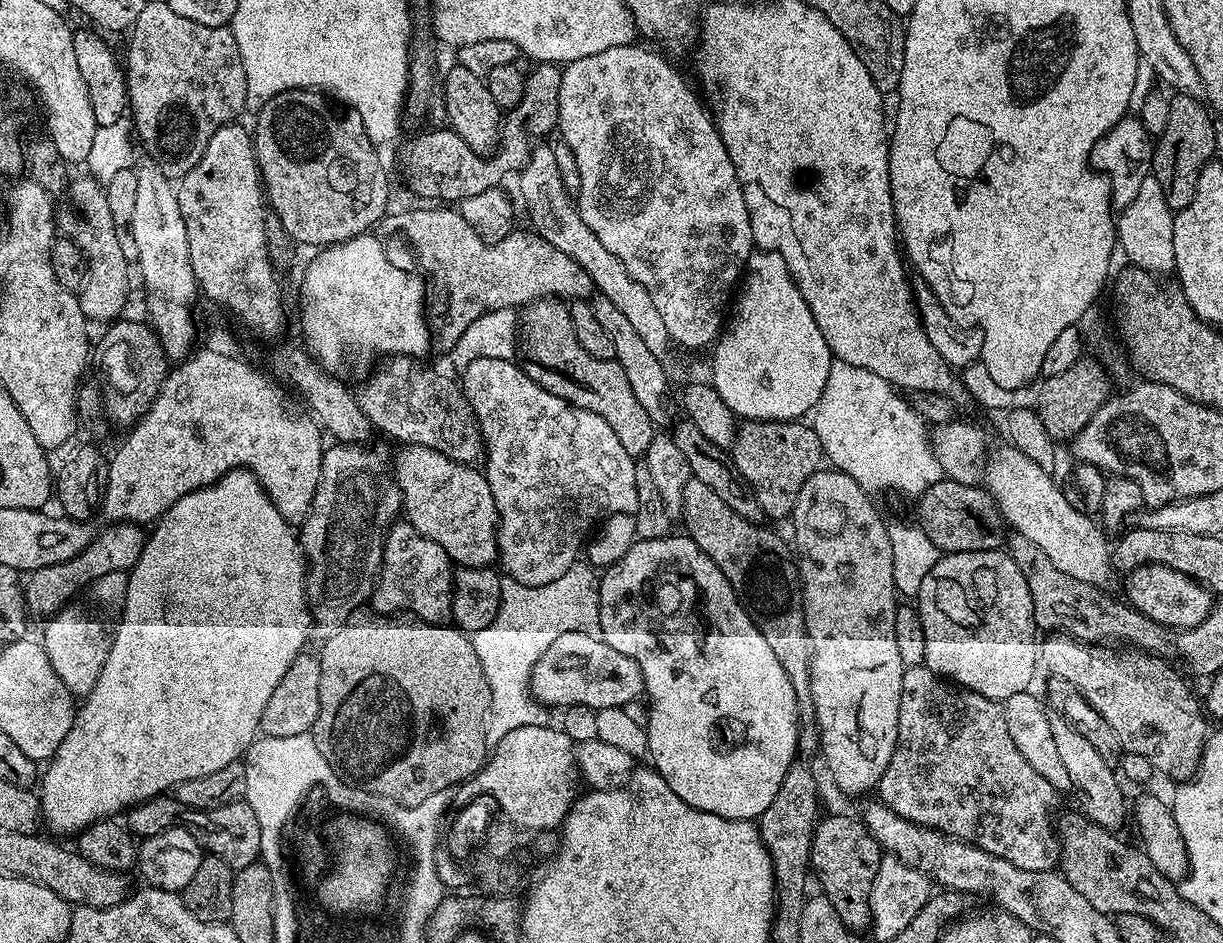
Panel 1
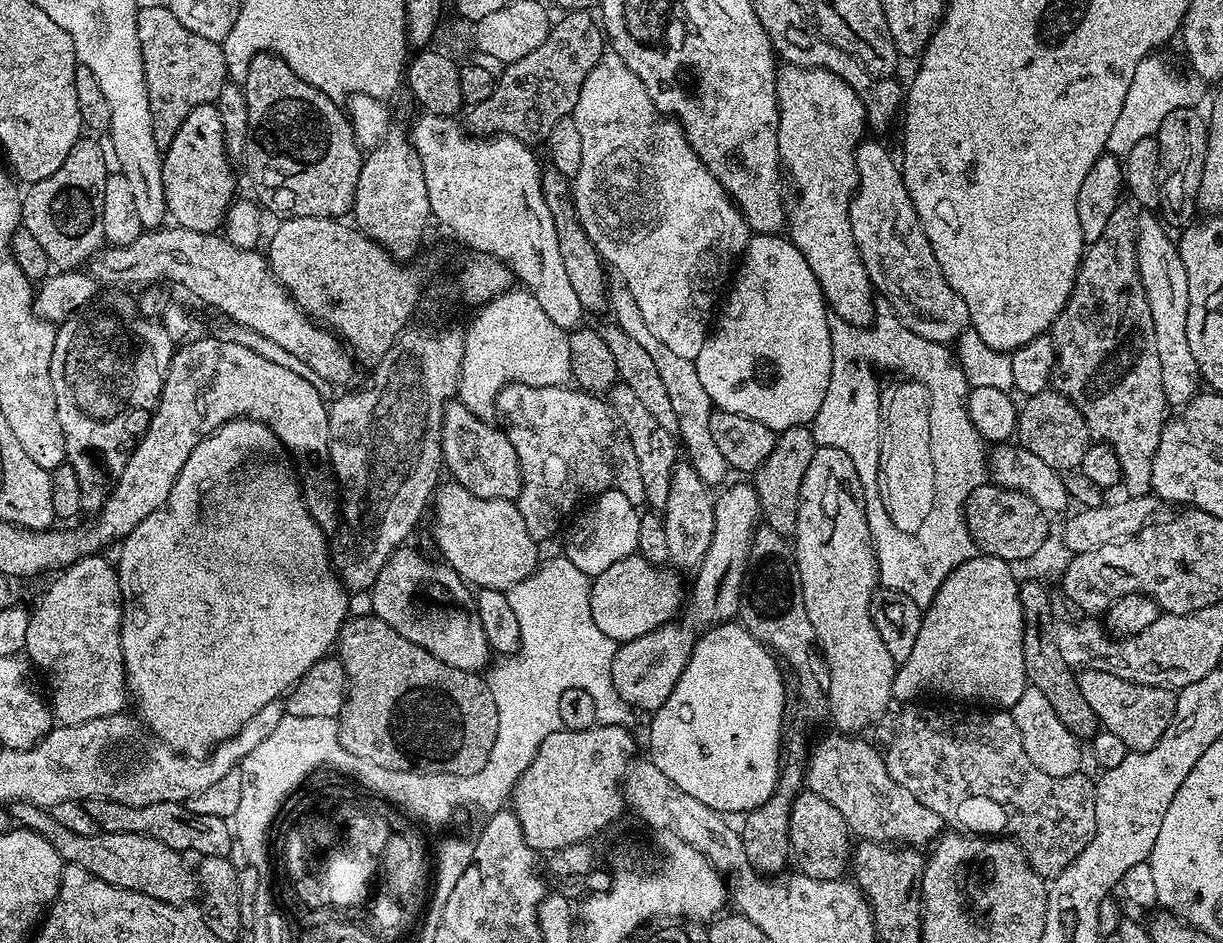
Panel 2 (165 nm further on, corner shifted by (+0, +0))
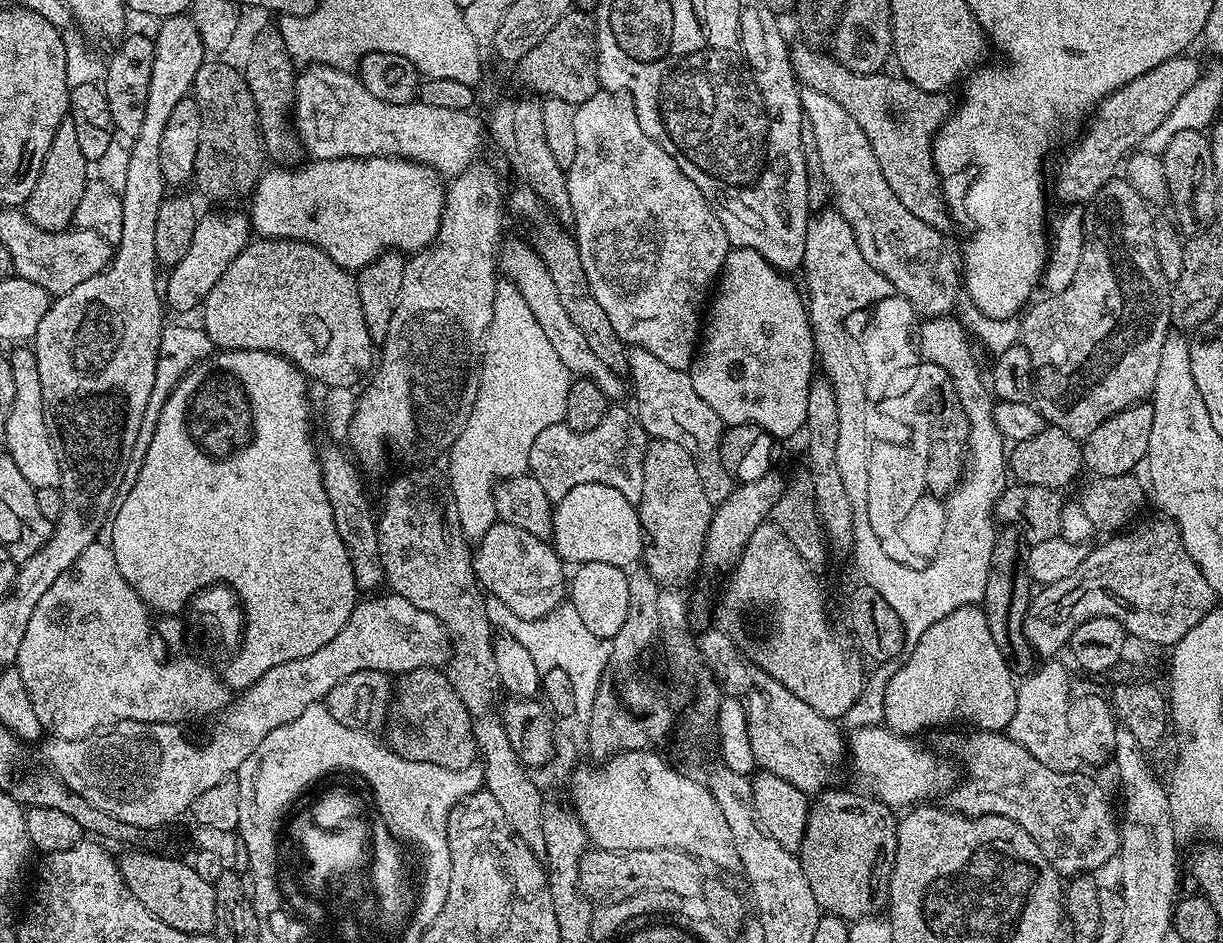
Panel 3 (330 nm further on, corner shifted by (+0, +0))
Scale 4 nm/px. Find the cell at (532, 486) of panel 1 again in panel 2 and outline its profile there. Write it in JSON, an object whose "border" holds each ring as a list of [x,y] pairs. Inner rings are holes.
{"border":[[[508,384],[496,395],[496,414],[499,423],[502,425],[503,432],[508,436],[510,443],[514,446],[514,451],[520,463],[521,470],[521,492],[518,499],[518,507],[522,518],[526,522],[526,530],[530,530],[530,534],[537,542],[548,540],[560,528],[560,523],[564,519],[569,519],[572,507],[579,502],[583,496],[587,498],[595,498],[601,492],[610,490],[621,491],[622,494],[629,498],[630,502],[640,506],[644,504],[644,487],[642,486],[642,474],[638,474],[638,458],[634,454],[634,446],[630,442],[630,438],[625,434],[624,429],[619,420],[616,419],[609,401],[601,398],[599,395],[591,392],[582,392],[575,386],[526,386],[525,384]]]}

